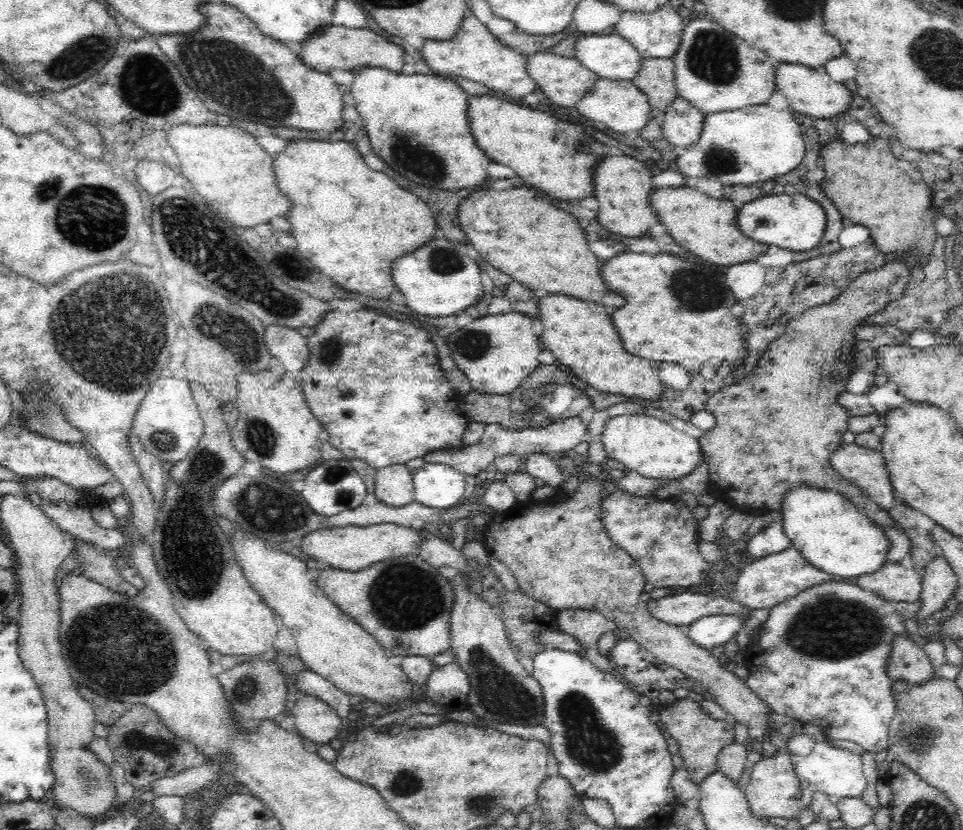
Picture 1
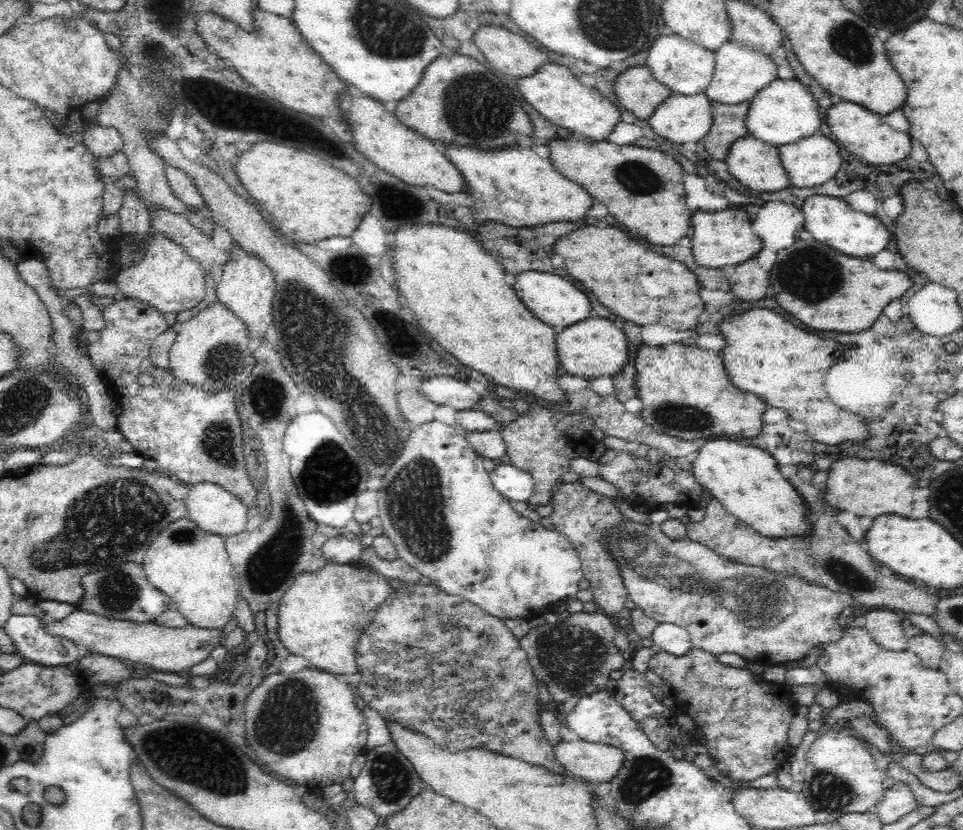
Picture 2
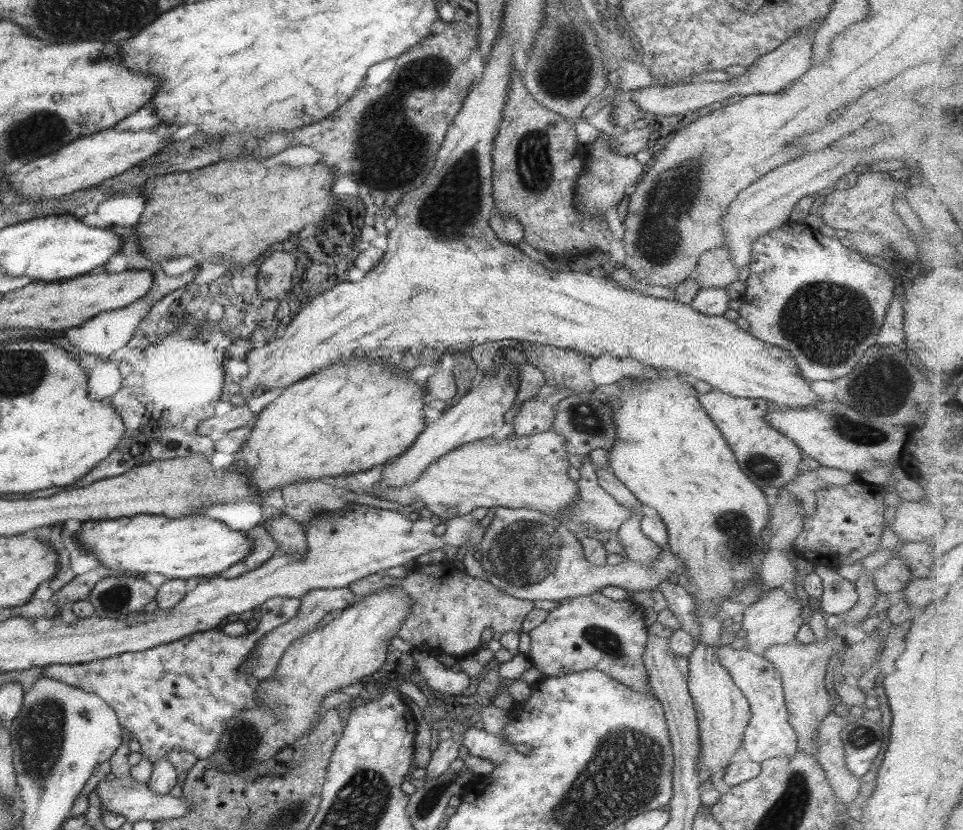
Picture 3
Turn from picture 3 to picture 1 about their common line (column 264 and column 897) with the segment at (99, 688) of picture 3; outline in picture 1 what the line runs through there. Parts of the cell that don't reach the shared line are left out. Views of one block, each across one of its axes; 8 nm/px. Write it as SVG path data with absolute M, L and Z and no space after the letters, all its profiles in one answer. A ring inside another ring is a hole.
M833 577L820 582L820 584L814 584L804 588L804 590L798 591L796 594L786 598L784 602L776 604L769 608L770 614L766 622L761 624L754 630L756 638L752 639L752 646L748 646L746 654L744 654L743 665L749 670L749 676L744 682L746 687L758 697L758 701L768 705L770 712L776 712L776 714L785 714L790 718L794 718L796 721L801 721L805 724L813 724L818 726L820 731L826 738L832 738L834 740L852 740L856 744L860 744L864 750L872 754L878 752L878 750L884 750L887 748L889 739L889 726L896 714L896 703L894 702L892 693L890 692L890 686L892 686L893 680L886 675L884 666L886 666L886 660L890 656L890 644L892 644L892 638L896 634L906 634L905 621L910 619L916 621L916 615L922 606L921 600L916 602L894 602L893 600L886 600L880 598L875 592L864 590L858 585L849 584L845 582L836 581Z

